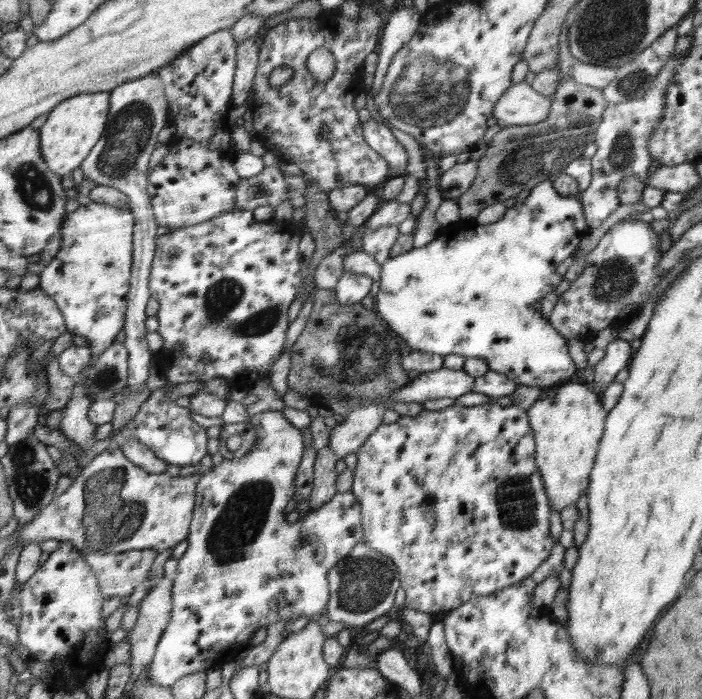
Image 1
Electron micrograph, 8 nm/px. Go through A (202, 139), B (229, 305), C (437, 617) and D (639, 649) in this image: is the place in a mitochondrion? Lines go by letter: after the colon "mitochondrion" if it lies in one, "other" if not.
A: other
B: mitochondrion
C: other
D: other

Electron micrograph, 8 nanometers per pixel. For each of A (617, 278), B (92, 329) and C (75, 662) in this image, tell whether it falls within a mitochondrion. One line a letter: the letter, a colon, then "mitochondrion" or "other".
A: mitochondrion
B: other
C: other

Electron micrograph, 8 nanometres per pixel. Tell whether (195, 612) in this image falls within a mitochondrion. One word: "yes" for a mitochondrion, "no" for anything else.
no

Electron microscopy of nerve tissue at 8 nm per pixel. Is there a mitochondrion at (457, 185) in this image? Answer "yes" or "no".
yes

